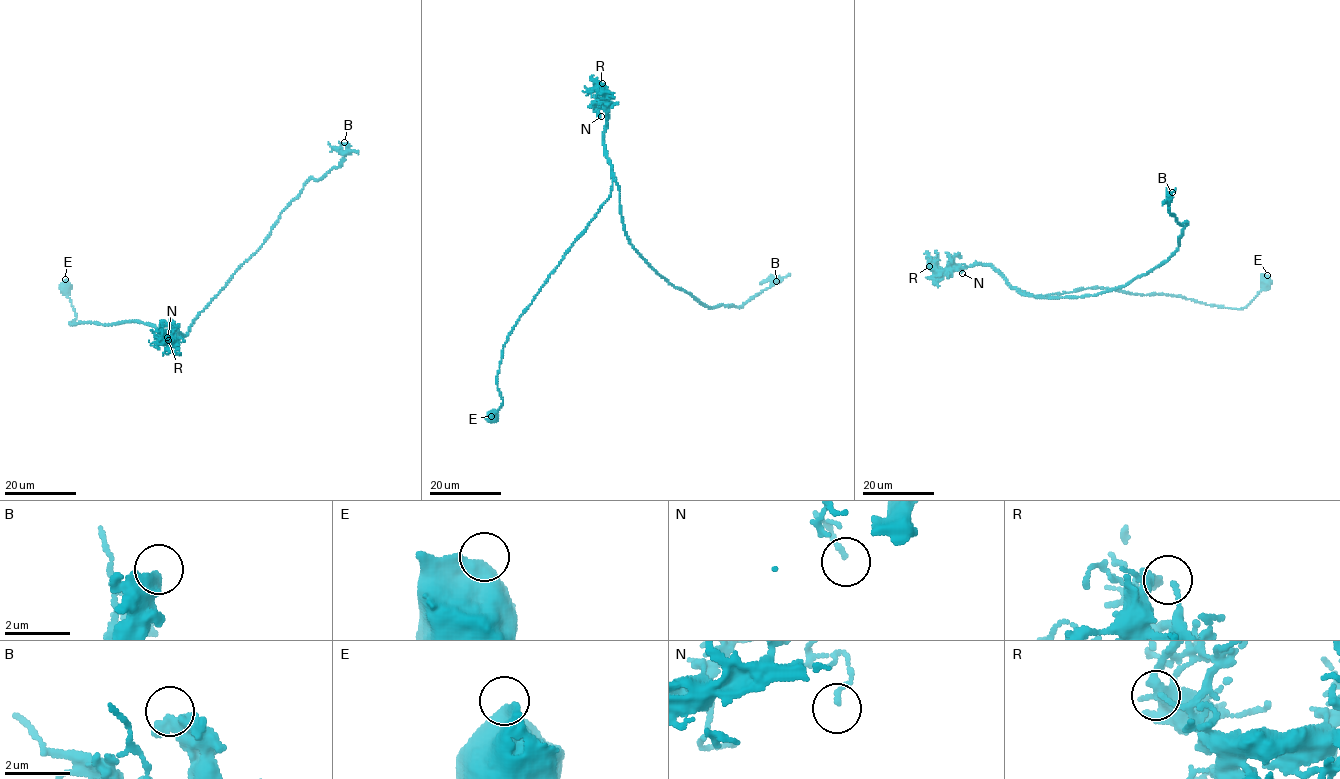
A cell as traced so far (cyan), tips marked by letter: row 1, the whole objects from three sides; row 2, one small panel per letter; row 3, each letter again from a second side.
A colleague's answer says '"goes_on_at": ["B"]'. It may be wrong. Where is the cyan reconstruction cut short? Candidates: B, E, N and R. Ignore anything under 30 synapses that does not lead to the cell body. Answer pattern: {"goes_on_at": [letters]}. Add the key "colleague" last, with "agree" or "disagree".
{"goes_on_at": ["B"], "colleague": "agree"}

